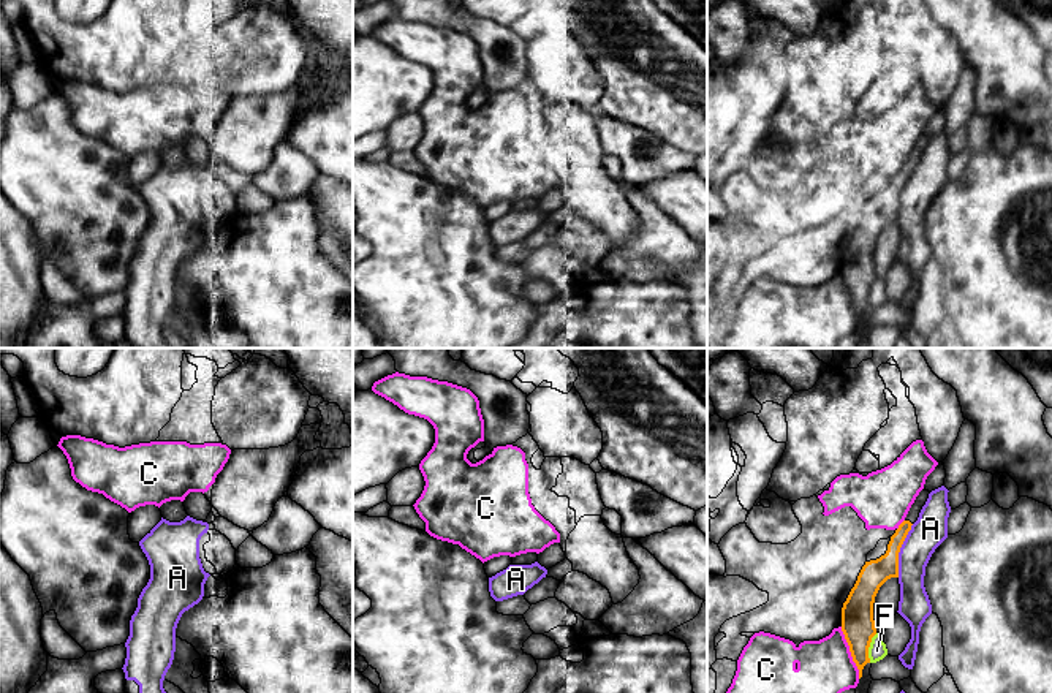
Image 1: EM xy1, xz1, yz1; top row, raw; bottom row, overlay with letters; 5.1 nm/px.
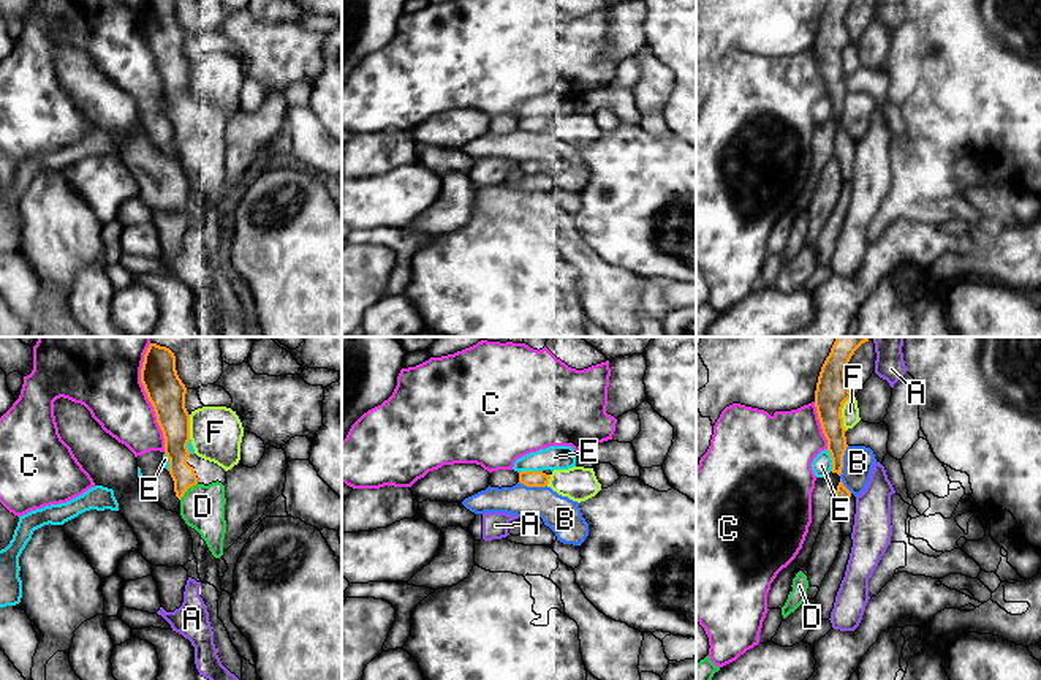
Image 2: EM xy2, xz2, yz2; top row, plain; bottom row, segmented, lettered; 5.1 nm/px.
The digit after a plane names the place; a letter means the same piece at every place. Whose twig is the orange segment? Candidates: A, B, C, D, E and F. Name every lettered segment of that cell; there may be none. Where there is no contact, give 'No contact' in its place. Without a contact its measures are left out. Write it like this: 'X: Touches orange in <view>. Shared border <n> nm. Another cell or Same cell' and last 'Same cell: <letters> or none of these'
A: Touches orange in yz1. Shared border 280 nm. Another cell
B: Touches orange in yz2. Shared border 160 nm. Another cell
C: Touches orange in xy2. Shared border 500 nm. Another cell
D: Touches orange in xy2. Shared border 130 nm. Another cell
E: Touches orange in xz2. Shared border 120 nm. Another cell
F: Touches orange in yz2. Shared border 190 nm. Another cell
Same cell: none of these

